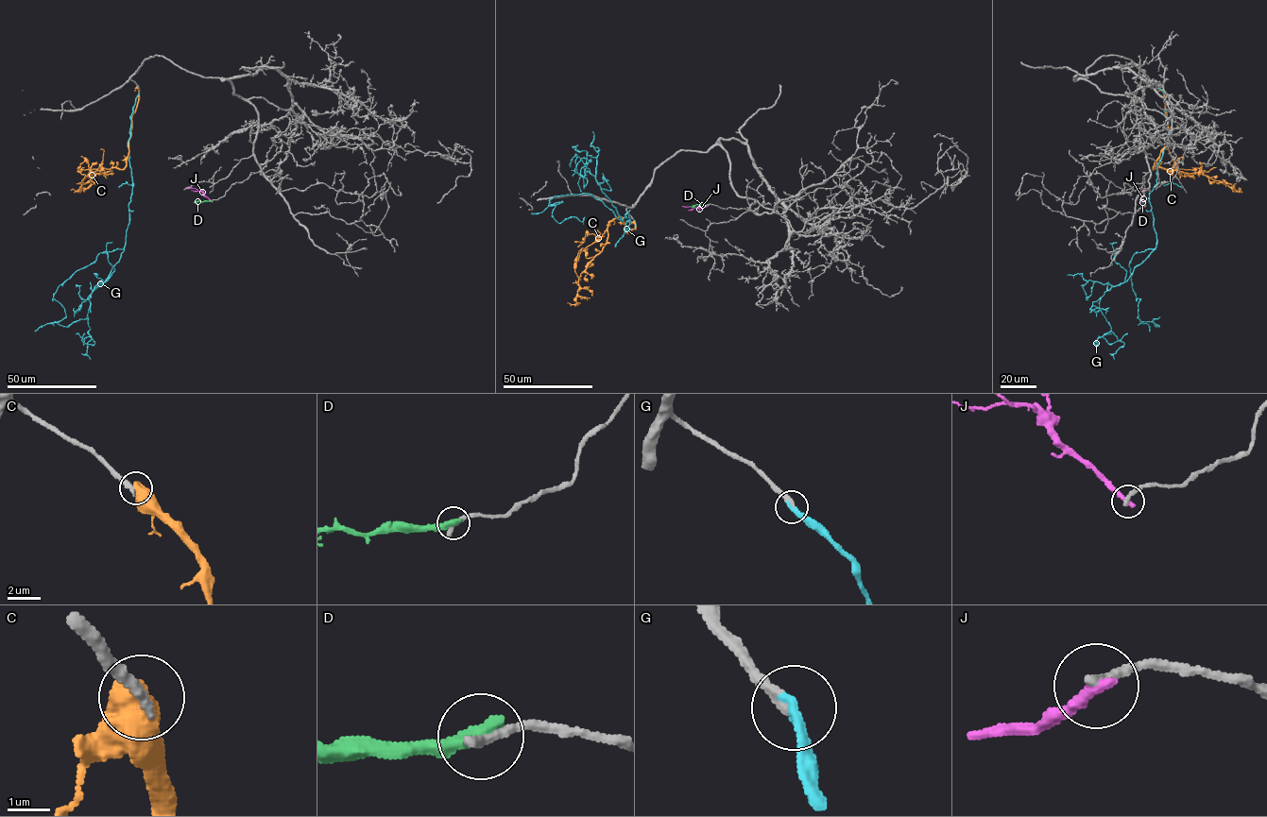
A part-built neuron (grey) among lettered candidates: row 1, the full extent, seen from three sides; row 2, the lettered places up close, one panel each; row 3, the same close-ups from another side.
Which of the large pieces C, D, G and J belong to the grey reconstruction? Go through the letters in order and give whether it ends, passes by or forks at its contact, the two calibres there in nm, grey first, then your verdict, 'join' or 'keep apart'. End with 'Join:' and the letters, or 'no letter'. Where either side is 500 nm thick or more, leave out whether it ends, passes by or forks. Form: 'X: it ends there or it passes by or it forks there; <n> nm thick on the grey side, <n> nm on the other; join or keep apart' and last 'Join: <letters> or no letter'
C: 280 nm thick on the grey side, 800 nm on the other; keep apart
D: it ends there; 320 nm thick on the grey side, 400 nm on the other; keep apart
G: it ends there; 260 nm thick on the grey side, 280 nm on the other; join
J: it ends there; 280 nm thick on the grey side, 320 nm on the other; keep apart
Join: G

